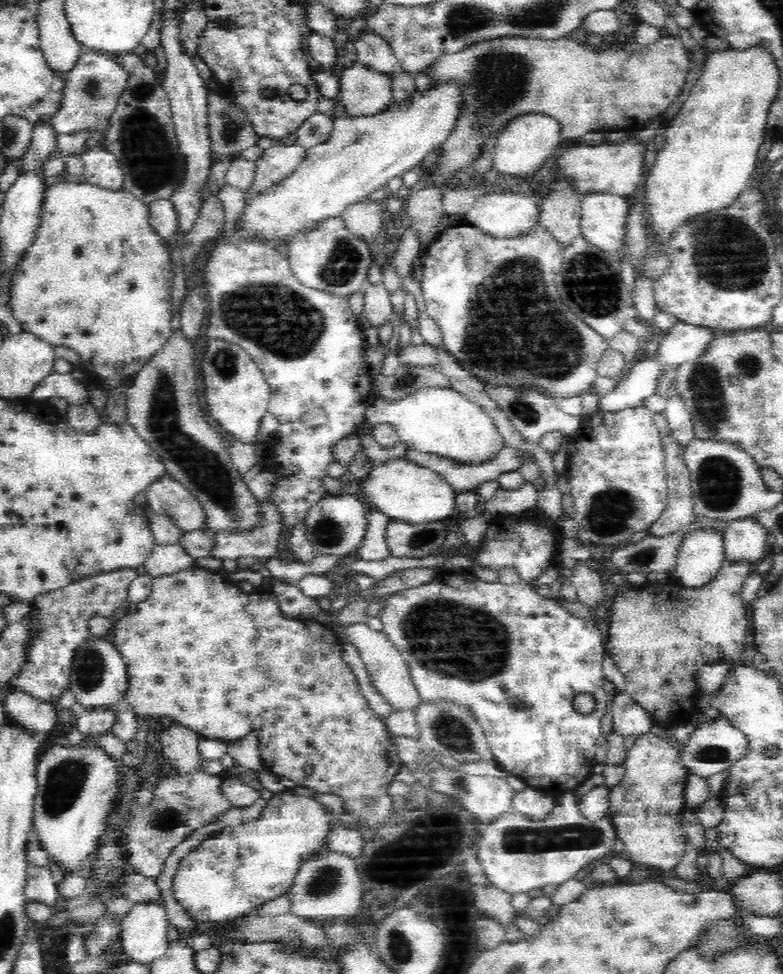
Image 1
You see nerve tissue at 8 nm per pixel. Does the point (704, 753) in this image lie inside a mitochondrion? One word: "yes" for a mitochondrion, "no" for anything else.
yes

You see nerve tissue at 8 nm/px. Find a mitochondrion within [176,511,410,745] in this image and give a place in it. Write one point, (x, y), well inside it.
(327, 533)

